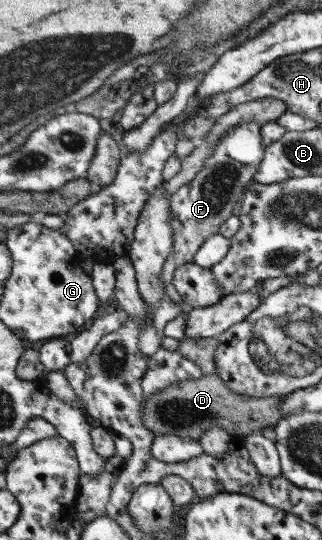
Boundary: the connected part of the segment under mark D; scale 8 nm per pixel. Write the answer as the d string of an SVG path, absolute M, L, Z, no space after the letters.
M216 374L201 375L198 379L187 379L173 383L153 397L143 401L143 424L157 435L175 434L181 438L198 438L207 427L220 424L227 432L236 432L238 440L259 432L265 426L274 426L281 418L279 401L282 396L253 398L231 392Z

